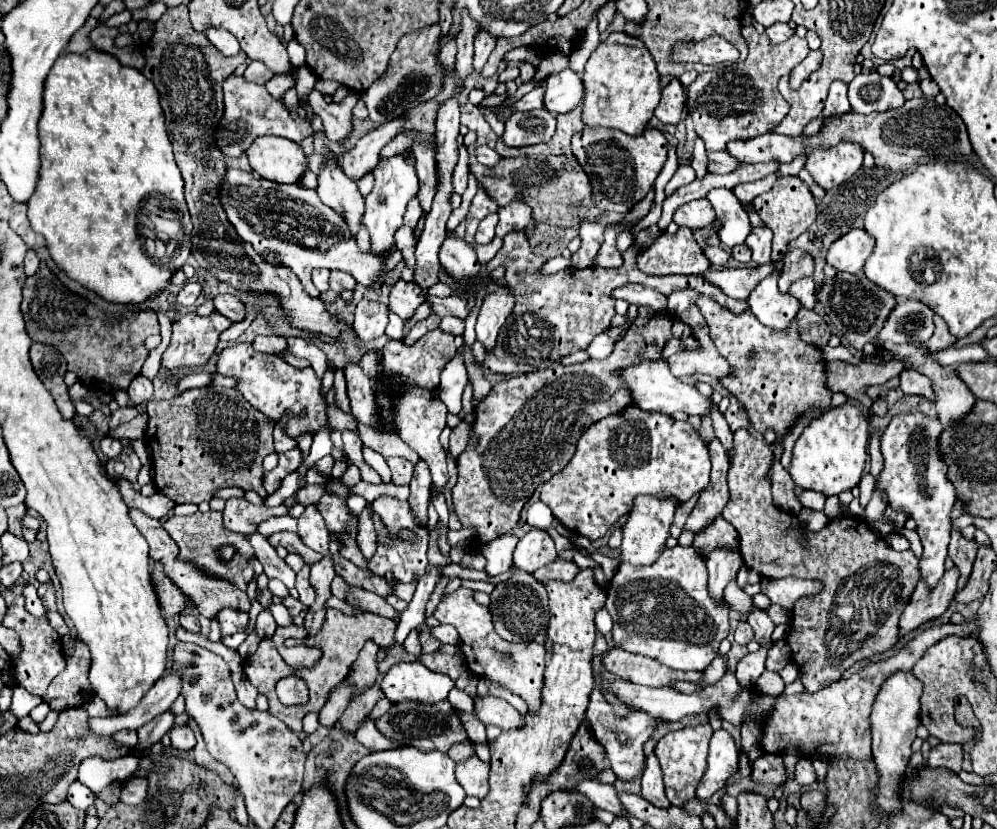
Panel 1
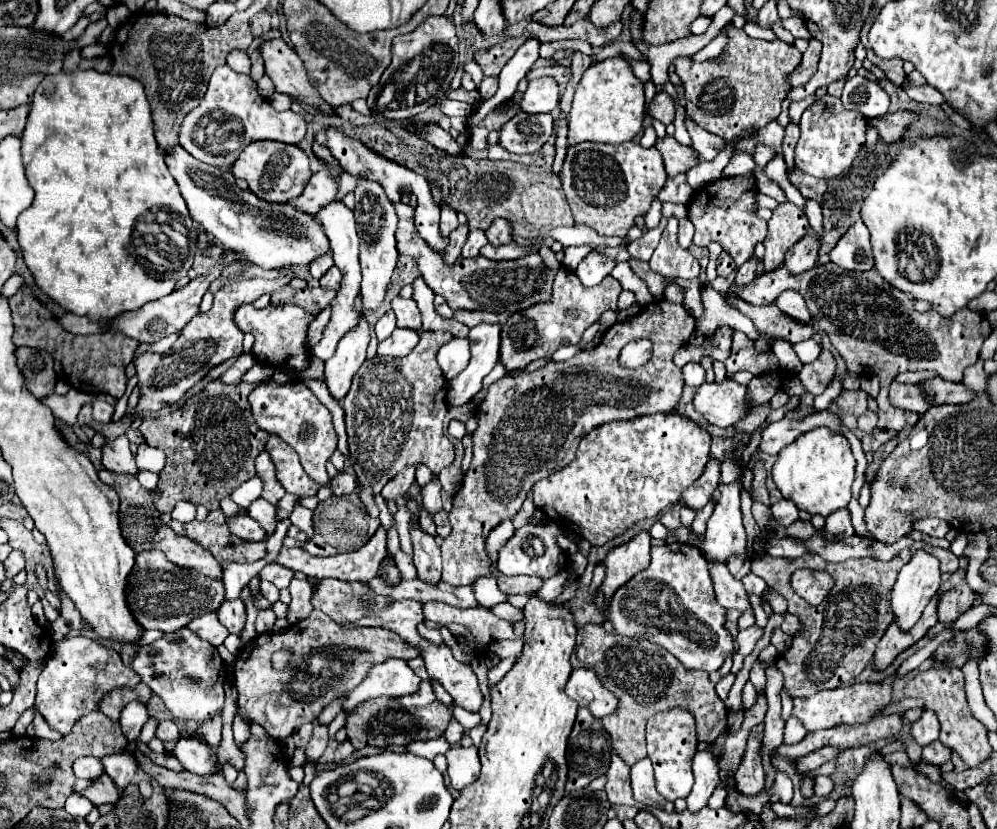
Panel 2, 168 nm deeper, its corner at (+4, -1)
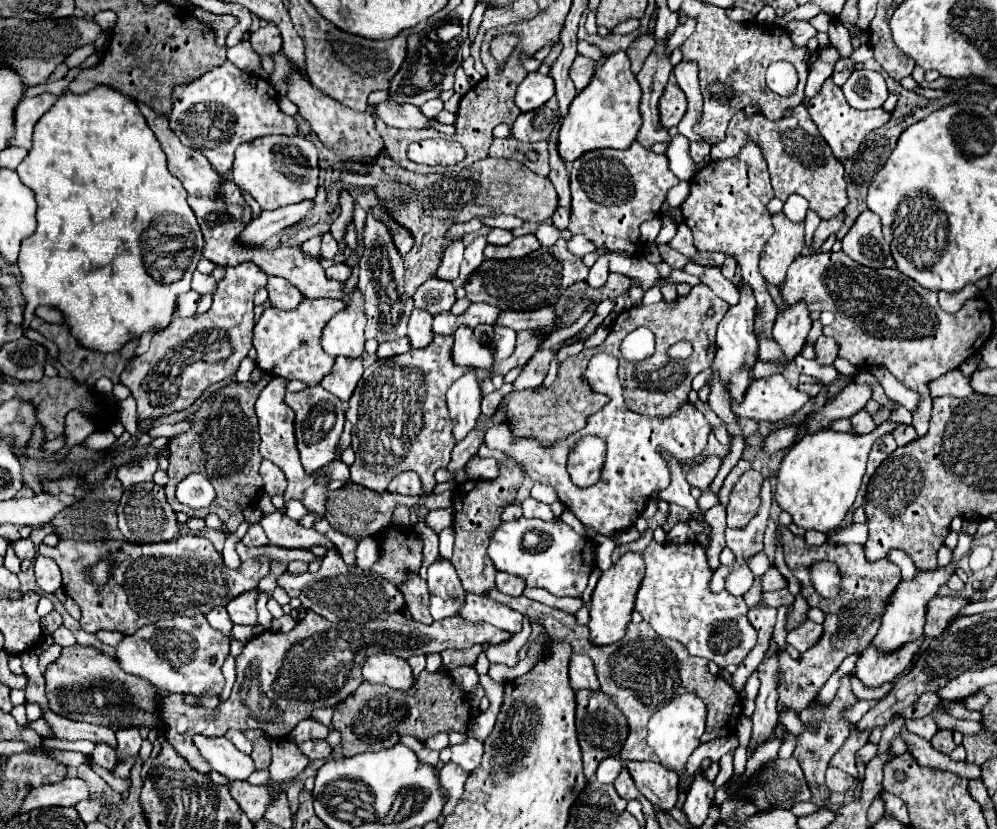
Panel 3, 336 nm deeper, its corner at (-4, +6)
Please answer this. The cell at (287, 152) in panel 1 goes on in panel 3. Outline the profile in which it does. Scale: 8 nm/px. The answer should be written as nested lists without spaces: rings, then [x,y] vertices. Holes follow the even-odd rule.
[[[262,136],[248,144],[242,144],[236,150],[232,180],[236,182],[236,186],[246,190],[262,210],[276,210],[300,200],[314,200],[318,190],[318,174],[312,174],[308,166],[304,166],[300,172],[292,170],[298,166],[298,162],[302,162],[300,158],[294,158],[298,154],[298,148],[314,148],[314,144],[300,136]]]

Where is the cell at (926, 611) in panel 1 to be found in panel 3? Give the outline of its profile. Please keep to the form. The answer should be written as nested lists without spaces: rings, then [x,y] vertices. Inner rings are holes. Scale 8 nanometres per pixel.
[[[918,640],[918,644],[906,644],[906,648],[902,648],[902,652],[894,652],[894,656],[878,656],[874,648],[866,648],[856,662],[854,676],[866,688],[878,688],[884,682],[892,682],[912,662],[912,656],[920,646],[922,640]]]

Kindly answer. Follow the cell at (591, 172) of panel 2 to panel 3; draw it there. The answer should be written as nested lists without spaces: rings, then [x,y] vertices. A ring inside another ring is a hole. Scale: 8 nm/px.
[[[634,142],[628,150],[598,150],[588,152],[582,160],[576,160],[570,166],[570,188],[572,188],[572,216],[568,230],[572,234],[586,236],[596,248],[604,246],[608,252],[620,252],[622,256],[634,256],[642,252],[640,242],[640,224],[658,216],[666,192],[676,186],[680,180],[668,168],[668,158],[664,154],[654,154],[652,150],[642,148]]]

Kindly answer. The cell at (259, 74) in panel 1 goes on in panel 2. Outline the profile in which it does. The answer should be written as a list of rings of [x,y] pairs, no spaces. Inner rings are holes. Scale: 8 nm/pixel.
[[[254,51],[250,55],[250,61],[252,61],[252,71],[250,71],[250,77],[254,81],[260,81],[264,77],[264,63],[262,63],[262,57],[258,55],[258,51]]]

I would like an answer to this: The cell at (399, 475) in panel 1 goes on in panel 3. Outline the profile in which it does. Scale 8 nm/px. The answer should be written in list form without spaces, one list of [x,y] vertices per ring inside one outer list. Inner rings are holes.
[[[410,470],[394,476],[392,482],[388,484],[388,490],[398,492],[398,494],[408,494],[408,496],[422,496],[424,494],[424,488],[422,488],[418,474],[410,472]]]

